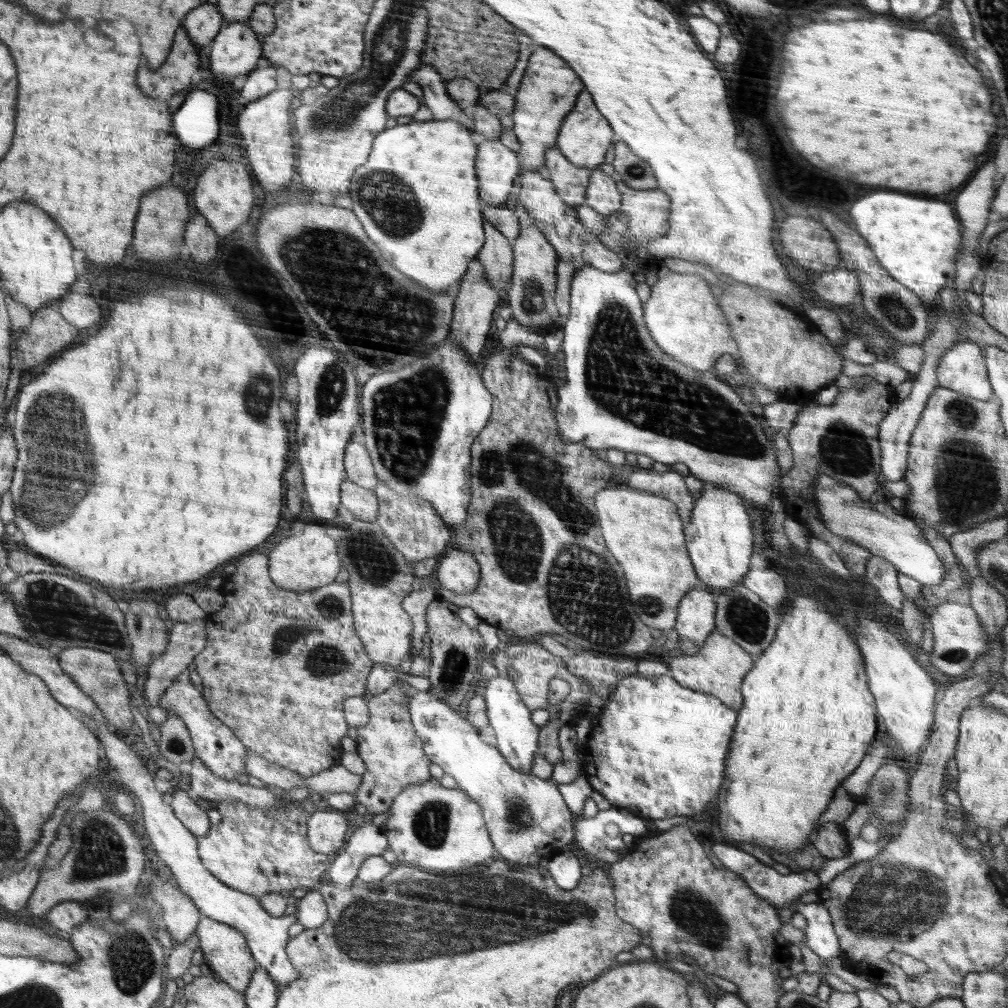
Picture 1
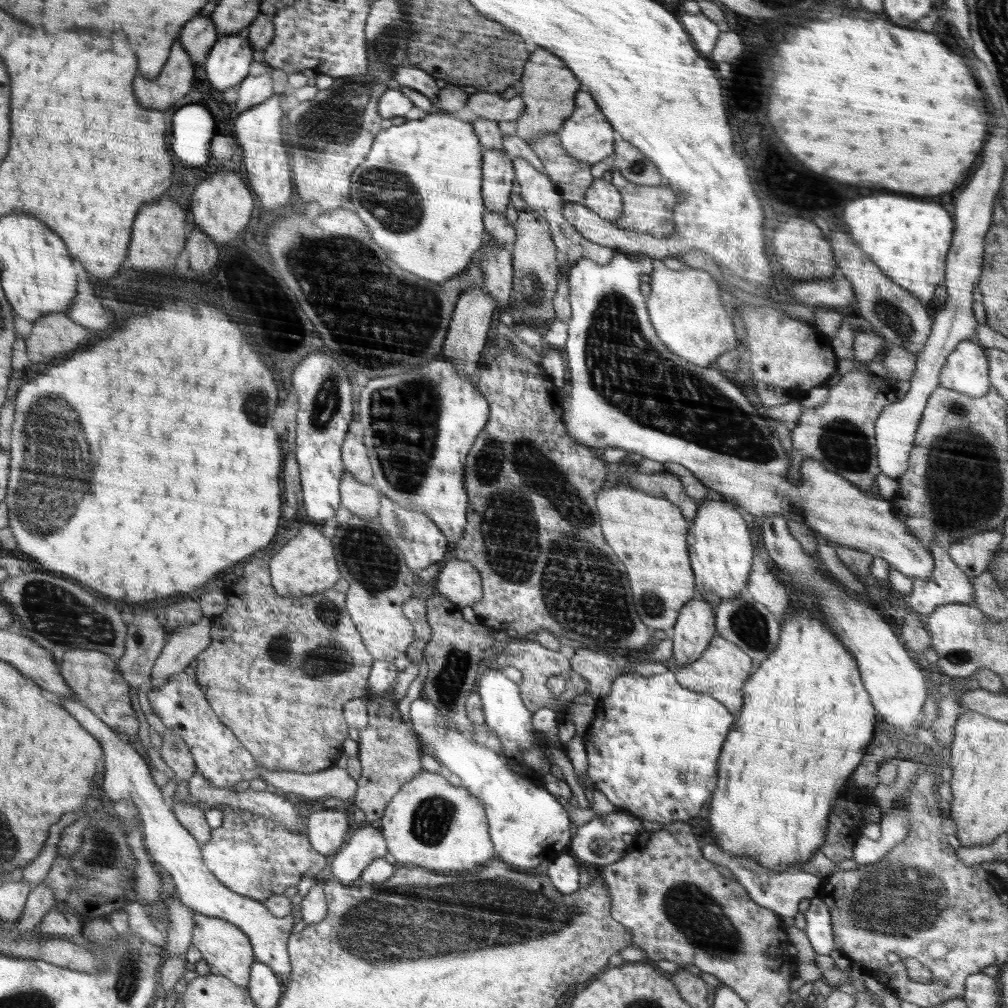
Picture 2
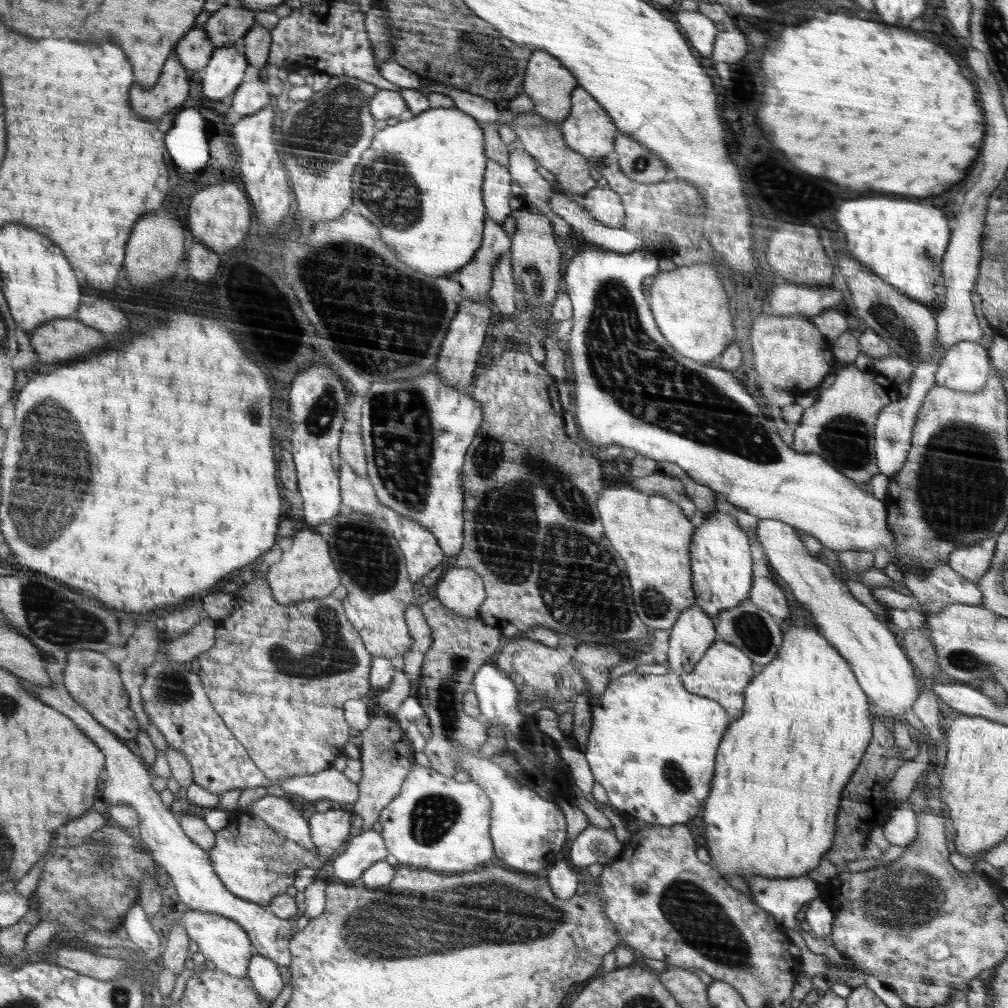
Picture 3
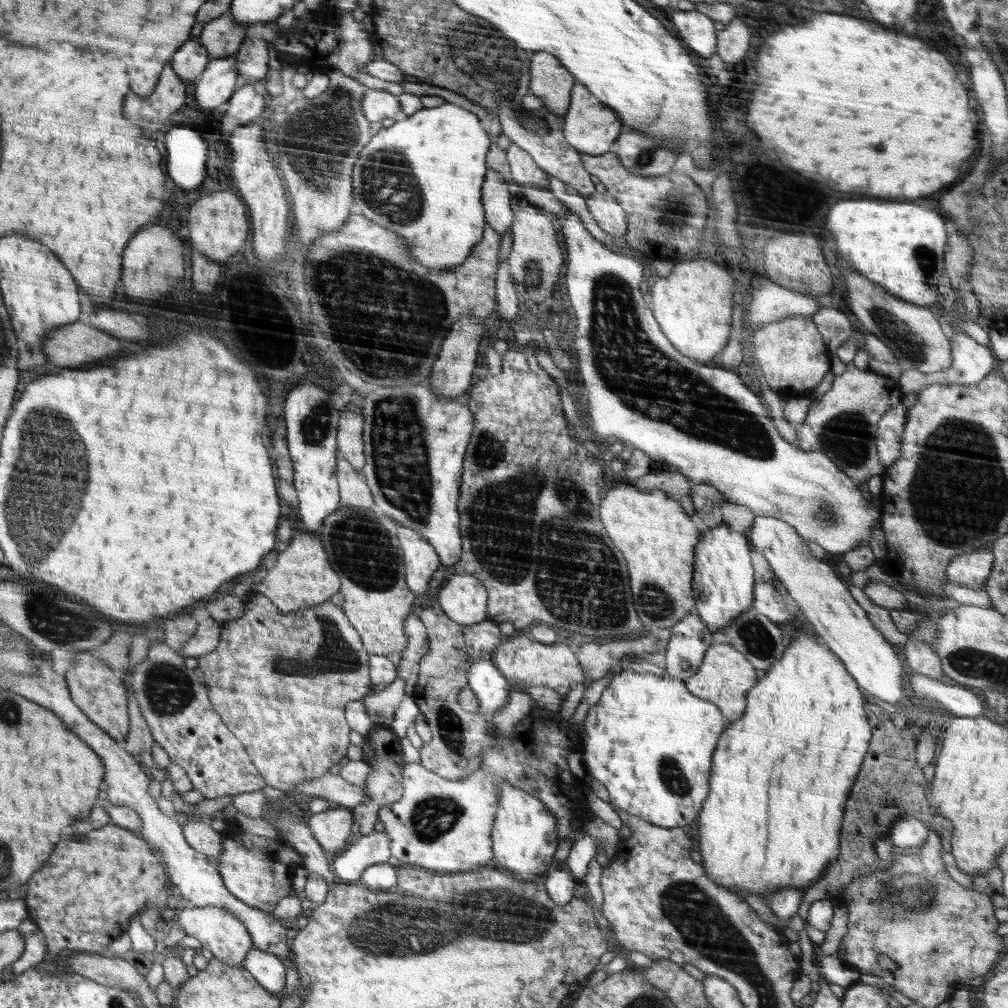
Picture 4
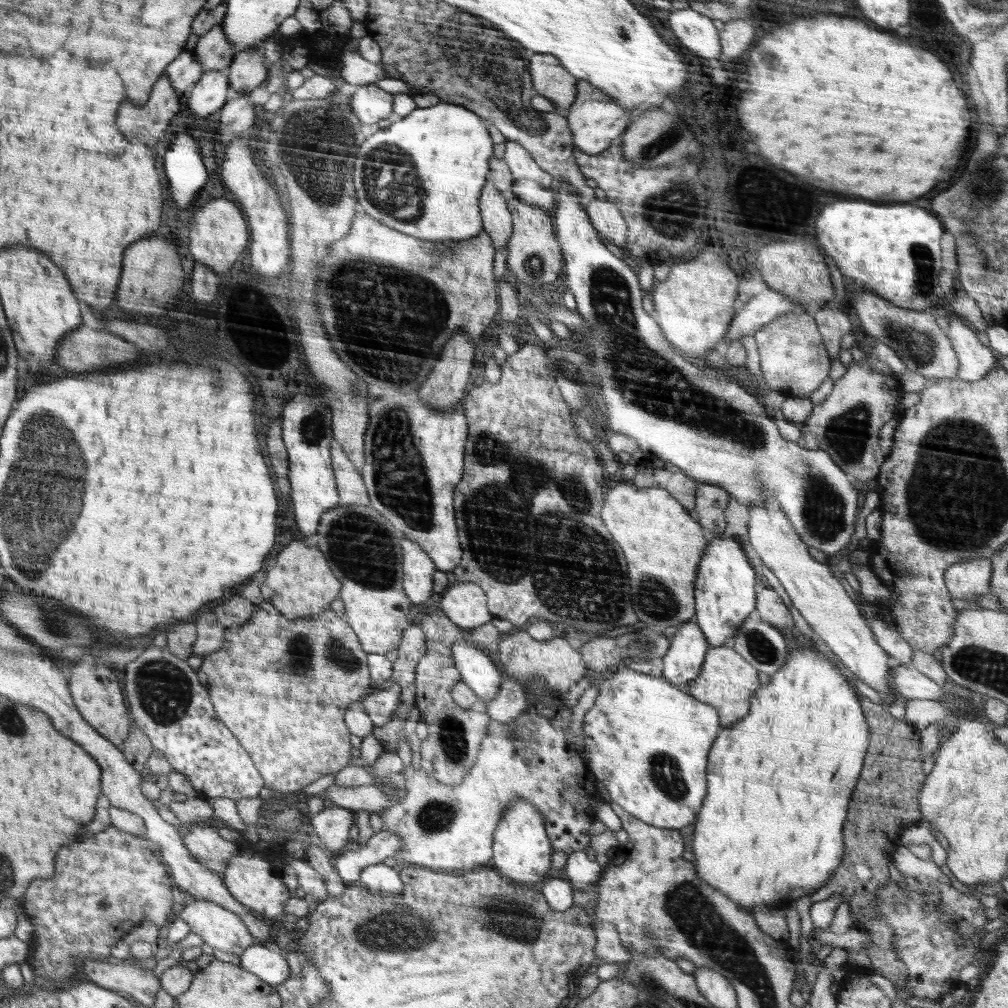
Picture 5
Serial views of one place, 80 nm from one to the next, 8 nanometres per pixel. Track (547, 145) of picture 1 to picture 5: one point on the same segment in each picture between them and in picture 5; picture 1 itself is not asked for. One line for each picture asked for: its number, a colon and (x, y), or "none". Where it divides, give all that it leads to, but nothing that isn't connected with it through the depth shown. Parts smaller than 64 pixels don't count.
2: (548, 87)
3: (550, 85)
4: (550, 80)
5: (551, 79)

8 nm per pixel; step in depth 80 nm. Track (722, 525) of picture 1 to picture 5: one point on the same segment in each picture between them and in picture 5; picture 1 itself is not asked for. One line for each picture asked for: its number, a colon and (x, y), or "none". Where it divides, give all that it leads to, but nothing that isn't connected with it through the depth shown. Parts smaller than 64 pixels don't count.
2: (721, 553)
3: (721, 562)
4: (723, 581)
5: (726, 584)

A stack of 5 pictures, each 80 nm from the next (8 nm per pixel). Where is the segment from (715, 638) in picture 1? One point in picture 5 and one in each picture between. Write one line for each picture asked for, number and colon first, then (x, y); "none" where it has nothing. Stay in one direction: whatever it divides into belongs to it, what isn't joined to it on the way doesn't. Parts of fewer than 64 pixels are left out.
2: (722, 670)
3: (722, 674)
4: (725, 676)
5: (727, 682)

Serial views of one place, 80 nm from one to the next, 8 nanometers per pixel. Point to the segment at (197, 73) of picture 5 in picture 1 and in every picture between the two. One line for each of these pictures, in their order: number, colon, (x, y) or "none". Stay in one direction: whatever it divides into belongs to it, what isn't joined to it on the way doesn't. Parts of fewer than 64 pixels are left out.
1: (204, 23)
2: (198, 36)
3: (195, 49)
4: (191, 59)

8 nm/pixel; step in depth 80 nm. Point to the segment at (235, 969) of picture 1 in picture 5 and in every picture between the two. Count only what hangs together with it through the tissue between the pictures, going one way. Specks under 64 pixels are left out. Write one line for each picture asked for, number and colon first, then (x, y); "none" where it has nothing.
2: (222, 944)
3: (225, 943)
4: (219, 931)
5: (219, 927)

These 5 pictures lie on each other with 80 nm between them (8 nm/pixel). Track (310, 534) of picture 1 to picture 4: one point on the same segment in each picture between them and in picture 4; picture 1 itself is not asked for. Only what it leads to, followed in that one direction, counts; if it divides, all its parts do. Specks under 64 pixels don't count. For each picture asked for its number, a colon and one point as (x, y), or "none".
2: (306, 565)
3: (305, 571)
4: (303, 577)

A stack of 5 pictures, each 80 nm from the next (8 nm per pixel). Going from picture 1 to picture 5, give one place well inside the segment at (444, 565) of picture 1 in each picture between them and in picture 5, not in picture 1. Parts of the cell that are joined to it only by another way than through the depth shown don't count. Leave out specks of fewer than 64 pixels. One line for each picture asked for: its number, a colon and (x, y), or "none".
2: (461, 583)
3: (461, 590)
4: (463, 597)
5: (464, 603)

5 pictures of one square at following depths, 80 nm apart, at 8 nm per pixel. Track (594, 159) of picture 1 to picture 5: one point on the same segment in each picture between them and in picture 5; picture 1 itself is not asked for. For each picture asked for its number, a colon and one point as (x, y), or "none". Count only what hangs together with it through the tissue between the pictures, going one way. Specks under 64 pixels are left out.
2: (587, 134)
3: (589, 130)
4: (590, 126)
5: (595, 119)

